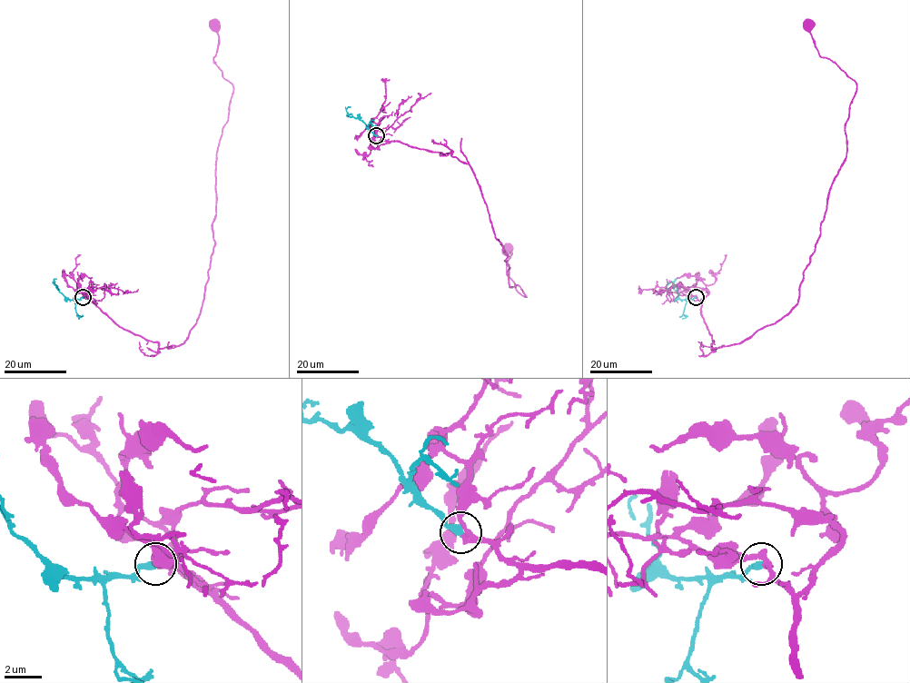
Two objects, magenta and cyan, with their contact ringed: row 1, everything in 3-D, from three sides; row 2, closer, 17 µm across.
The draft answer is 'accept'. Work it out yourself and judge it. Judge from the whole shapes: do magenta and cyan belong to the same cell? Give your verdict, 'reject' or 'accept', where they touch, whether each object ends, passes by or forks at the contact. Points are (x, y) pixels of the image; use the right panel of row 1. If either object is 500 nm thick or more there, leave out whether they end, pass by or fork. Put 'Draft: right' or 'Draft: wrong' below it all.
accept | (696, 297) | magenta passes by | cyan ends
Draft: right

